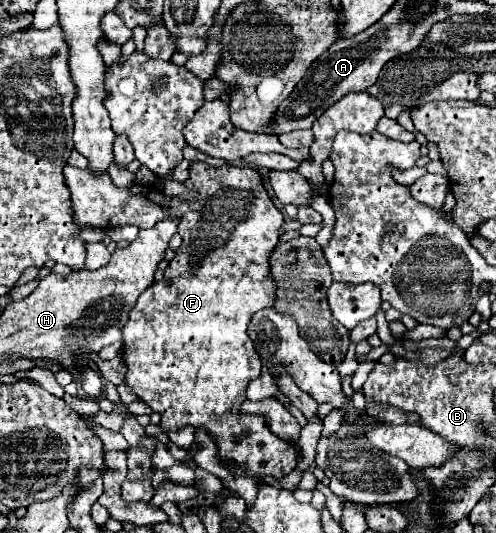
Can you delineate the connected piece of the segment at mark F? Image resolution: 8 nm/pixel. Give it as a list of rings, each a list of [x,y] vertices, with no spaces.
[[[194,162],[190,164],[190,178],[184,182],[188,190],[198,192],[198,200],[190,204],[164,196],[164,192],[154,186],[134,184],[130,188],[116,188],[108,174],[92,176],[92,172],[72,166],[64,168],[64,178],[72,194],[74,222],[80,228],[116,228],[126,224],[152,228],[158,220],[180,218],[178,234],[184,242],[178,248],[176,258],[164,270],[164,280],[142,292],[122,332],[124,362],[128,366],[126,384],[140,400],[162,416],[160,428],[164,432],[188,424],[206,428],[218,446],[218,454],[236,460],[248,474],[270,474],[274,478],[290,474],[298,462],[296,446],[272,434],[262,416],[240,414],[240,404],[246,400],[246,386],[260,376],[262,368],[260,356],[248,338],[248,322],[258,310],[274,304],[276,288],[270,276],[268,258],[278,244],[280,226],[284,222],[282,212],[272,204],[262,186],[260,174],[252,168],[238,168],[232,164],[214,168],[206,162]]]

